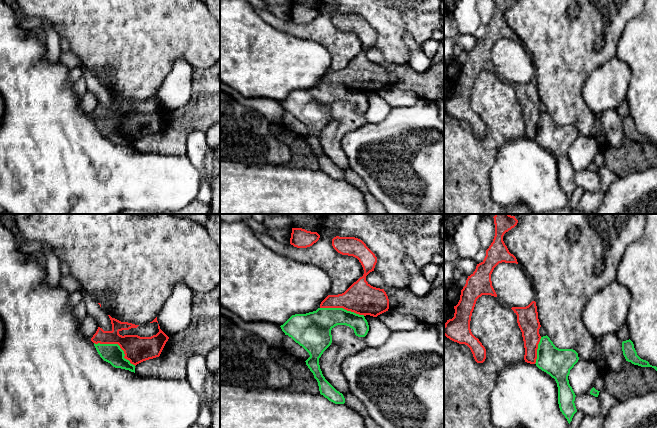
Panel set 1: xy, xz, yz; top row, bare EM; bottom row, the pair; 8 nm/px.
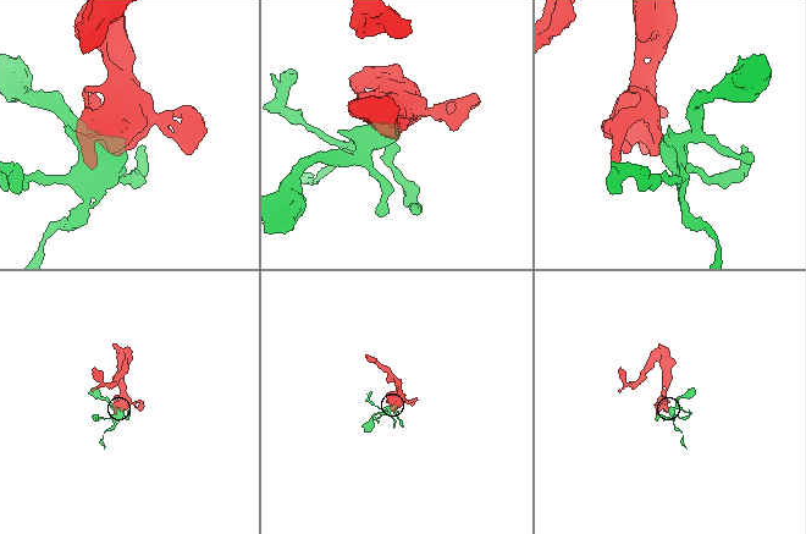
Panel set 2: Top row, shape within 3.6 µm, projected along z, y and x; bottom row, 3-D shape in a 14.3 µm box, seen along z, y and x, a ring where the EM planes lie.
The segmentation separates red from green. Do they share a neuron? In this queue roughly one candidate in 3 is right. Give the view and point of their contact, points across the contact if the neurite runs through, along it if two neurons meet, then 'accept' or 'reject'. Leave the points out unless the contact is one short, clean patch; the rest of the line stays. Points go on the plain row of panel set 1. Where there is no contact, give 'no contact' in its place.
contact xy (118, 120); reject

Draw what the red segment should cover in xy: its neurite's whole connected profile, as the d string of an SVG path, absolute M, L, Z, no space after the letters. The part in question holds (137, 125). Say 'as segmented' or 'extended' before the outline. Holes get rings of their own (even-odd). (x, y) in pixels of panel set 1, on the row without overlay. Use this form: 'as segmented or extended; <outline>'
as segmented; M108 91L111 100L112 106L111 107L104 107L102 104L98 103L96 109L91 114L91 117L95 120L118 120L120 124L124 127L124 134L129 136L131 140L137 141L143 137L153 135L159 133L166 118L168 117L169 113L160 105L158 100L159 108L156 111L151 113L140 113L138 111L120 111L119 108L122 106L129 106L131 104L137 104L139 101L135 101L128 98L121 98L115 94L112 94Z

